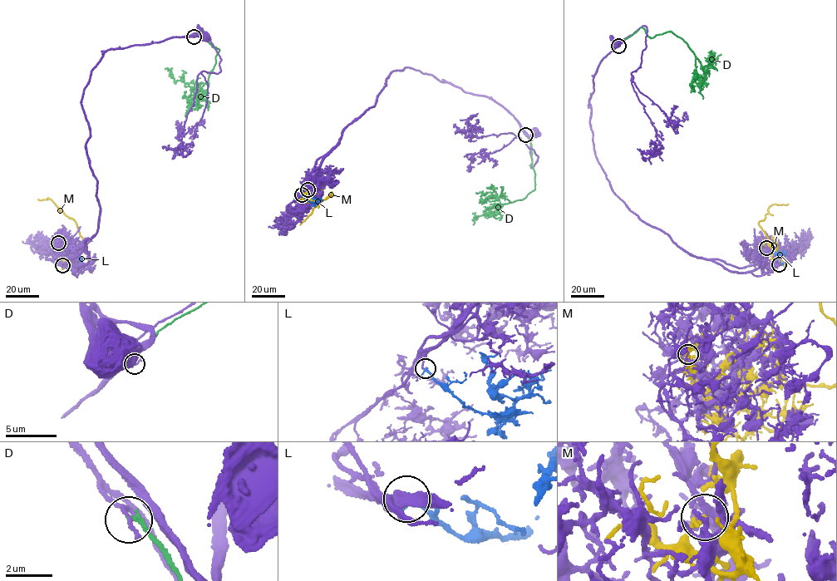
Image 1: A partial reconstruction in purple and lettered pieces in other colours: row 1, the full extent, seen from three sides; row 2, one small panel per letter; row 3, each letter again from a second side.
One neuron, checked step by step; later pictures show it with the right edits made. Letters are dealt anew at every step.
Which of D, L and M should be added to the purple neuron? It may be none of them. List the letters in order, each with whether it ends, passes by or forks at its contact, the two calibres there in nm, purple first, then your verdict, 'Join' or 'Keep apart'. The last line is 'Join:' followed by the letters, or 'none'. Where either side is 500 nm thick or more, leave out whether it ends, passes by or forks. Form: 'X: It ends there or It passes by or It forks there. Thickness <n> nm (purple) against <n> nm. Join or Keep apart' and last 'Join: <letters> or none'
D: It ends there. Thickness 220 nm (purple) against 200 nm. Keep apart
L: It ends there. Thickness 180 nm (purple) against 240 nm. Join
M: It passes by. Thickness 180 nm (purple) against 130 nm. Keep apart
Join: L

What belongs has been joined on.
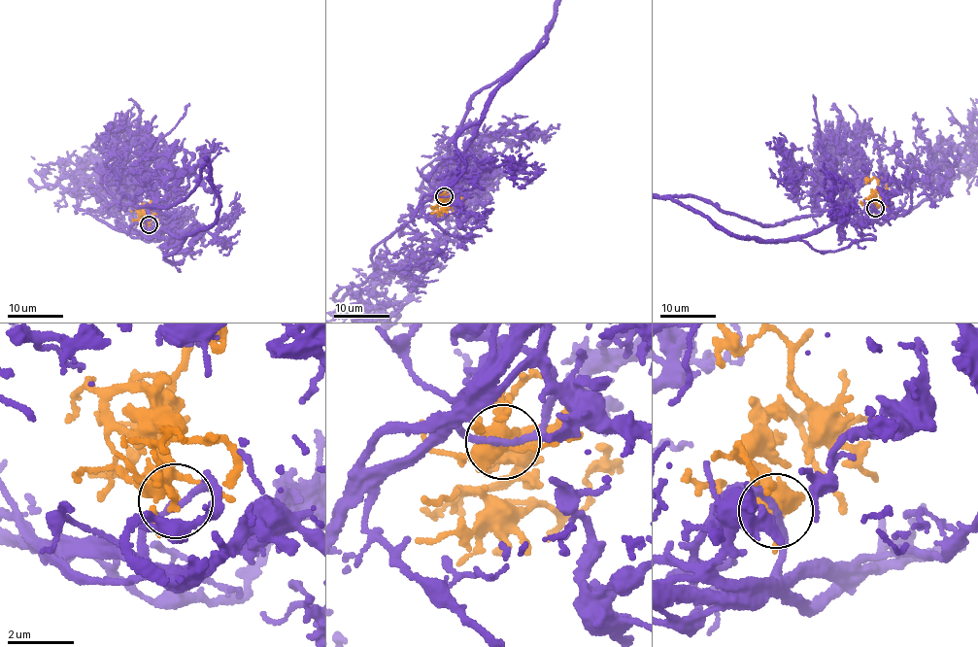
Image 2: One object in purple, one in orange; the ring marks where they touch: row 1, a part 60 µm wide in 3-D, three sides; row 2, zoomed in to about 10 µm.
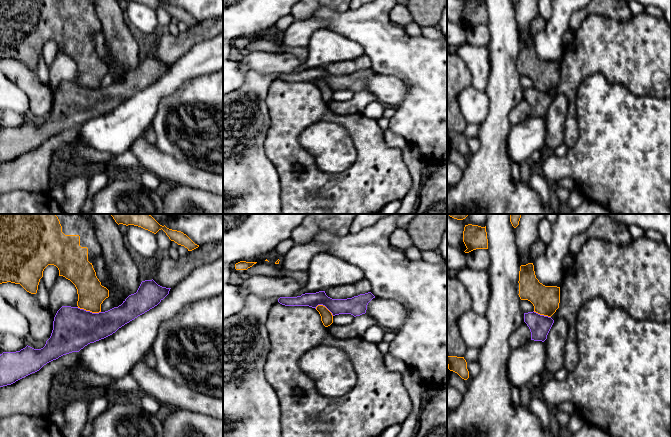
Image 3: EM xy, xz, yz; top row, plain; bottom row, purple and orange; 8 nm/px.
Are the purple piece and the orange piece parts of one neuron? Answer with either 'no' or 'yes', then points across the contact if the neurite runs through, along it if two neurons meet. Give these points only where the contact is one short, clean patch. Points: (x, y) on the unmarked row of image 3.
yes | across xy (73, 104), (89, 87), (91, 70)

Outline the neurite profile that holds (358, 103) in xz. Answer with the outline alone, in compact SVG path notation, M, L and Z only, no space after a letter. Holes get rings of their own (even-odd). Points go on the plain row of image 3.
M365 89L356 92L354 97L348 101L337 102L332 99L330 102L326 103L326 105L335 114L347 115L363 113L366 106L376 100L376 96Z

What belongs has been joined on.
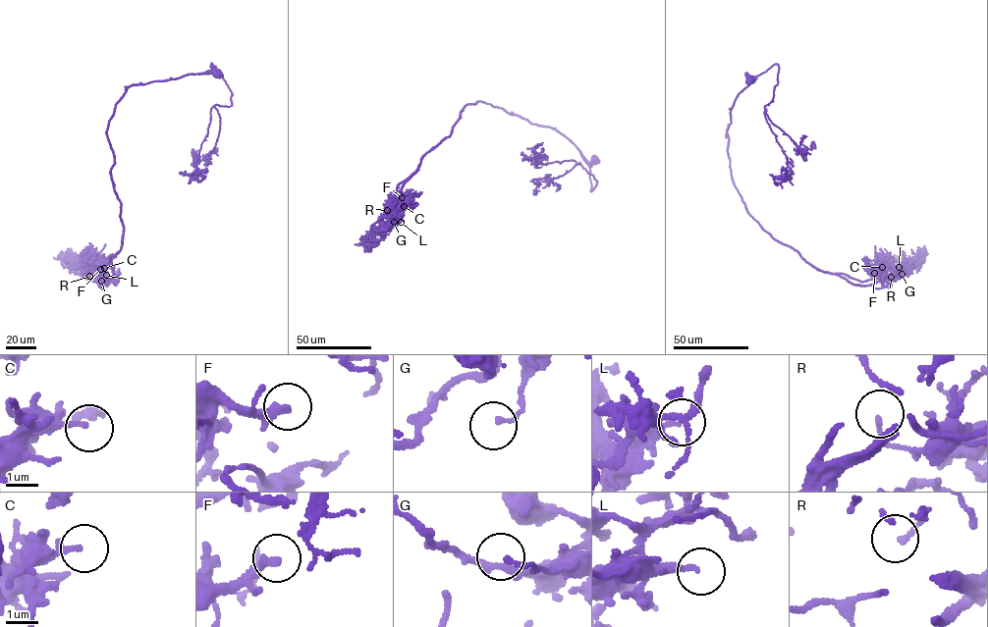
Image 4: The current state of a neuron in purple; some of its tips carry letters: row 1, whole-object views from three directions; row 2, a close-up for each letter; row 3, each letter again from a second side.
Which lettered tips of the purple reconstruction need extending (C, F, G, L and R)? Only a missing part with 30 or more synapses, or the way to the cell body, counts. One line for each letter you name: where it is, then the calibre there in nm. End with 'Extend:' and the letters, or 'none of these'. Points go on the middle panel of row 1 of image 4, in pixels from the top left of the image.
C: place (404, 206); calibre 160 nm
F: place (402, 197); calibre 320 nm
Extend: C, F

